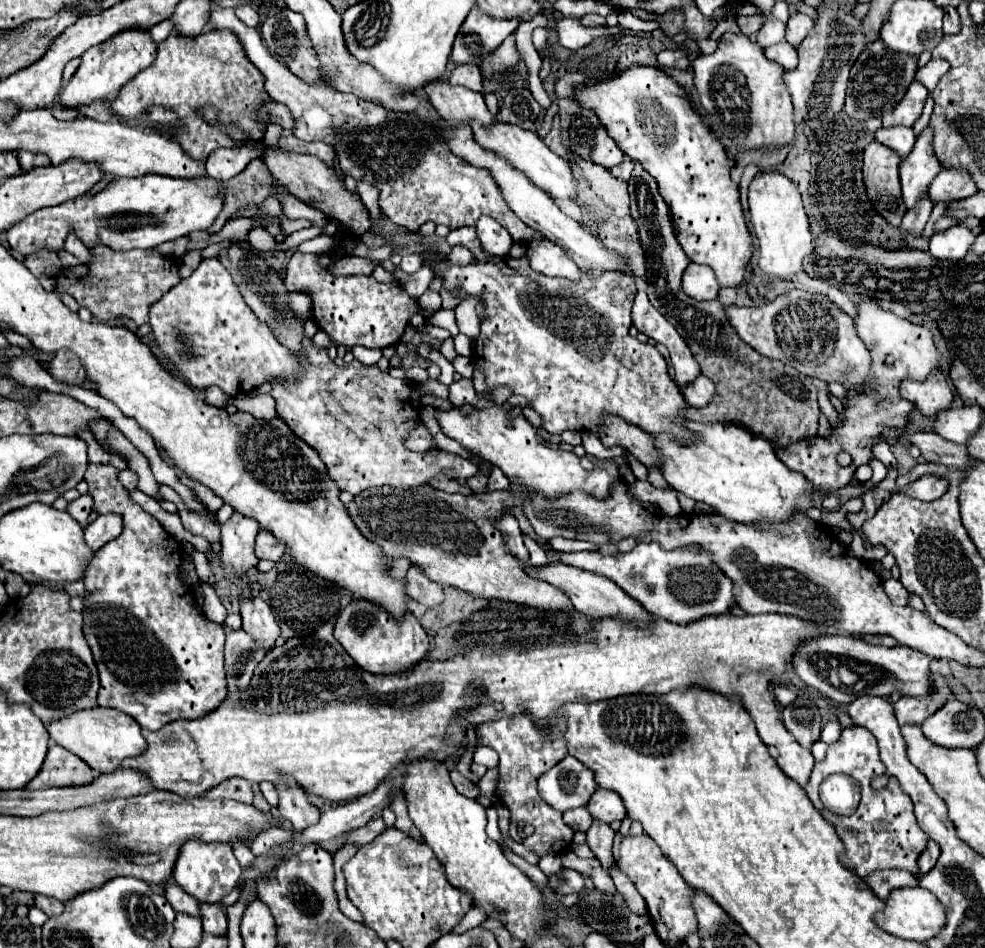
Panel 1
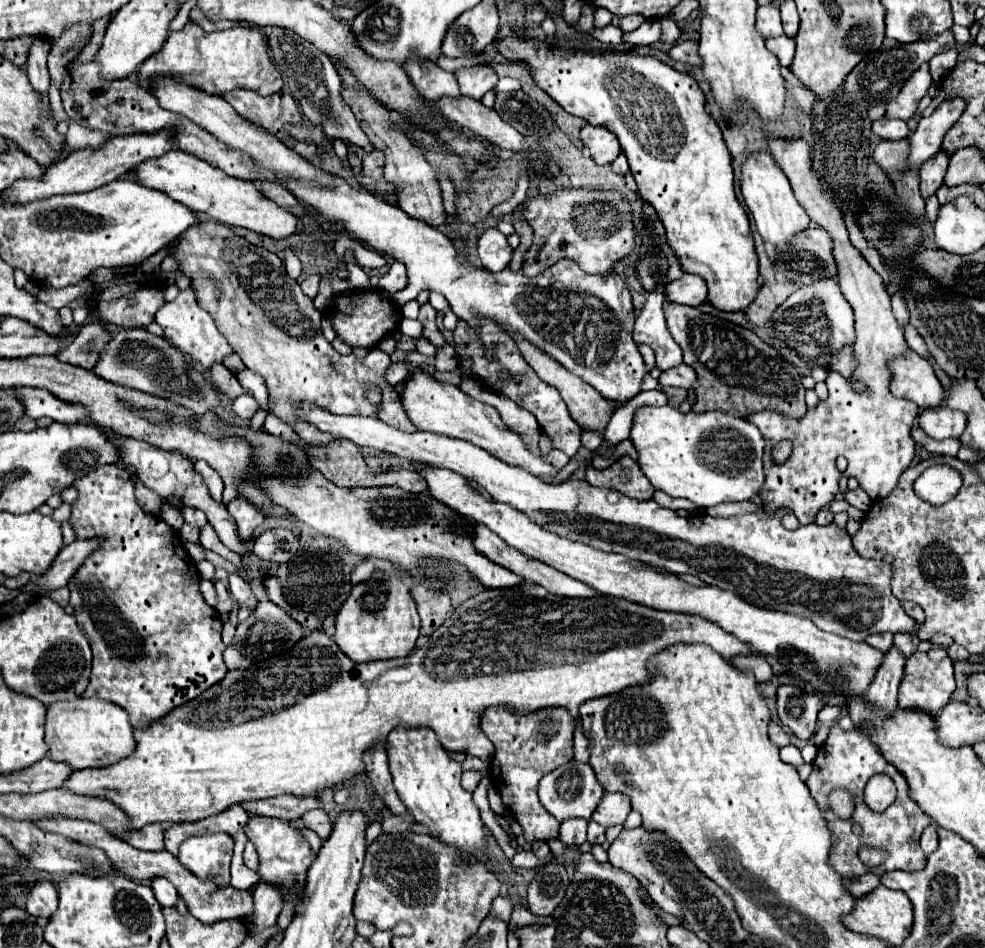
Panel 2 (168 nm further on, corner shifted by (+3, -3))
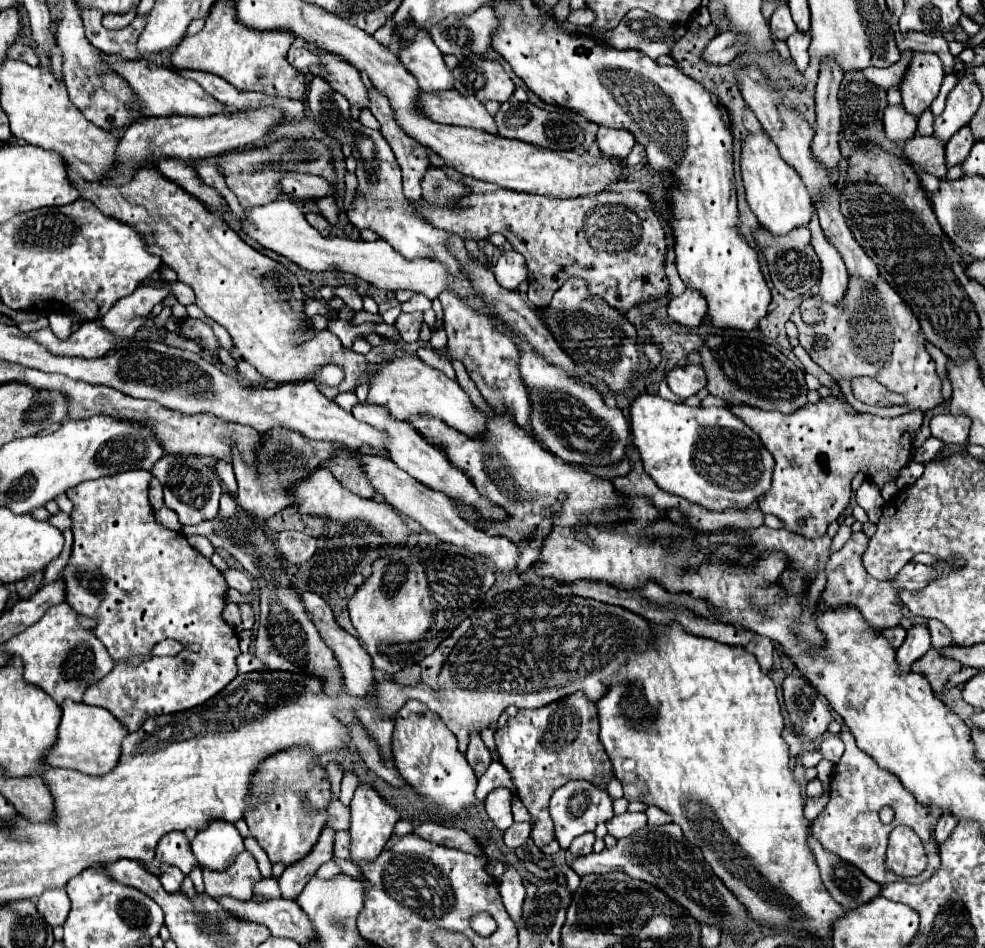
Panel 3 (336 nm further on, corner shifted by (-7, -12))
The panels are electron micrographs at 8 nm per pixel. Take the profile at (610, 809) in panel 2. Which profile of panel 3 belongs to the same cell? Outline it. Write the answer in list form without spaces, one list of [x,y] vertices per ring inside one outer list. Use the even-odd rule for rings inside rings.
[[[624,812],[608,820],[606,826],[608,826],[608,834],[612,834],[614,838],[626,838],[646,826],[646,814],[644,812]]]

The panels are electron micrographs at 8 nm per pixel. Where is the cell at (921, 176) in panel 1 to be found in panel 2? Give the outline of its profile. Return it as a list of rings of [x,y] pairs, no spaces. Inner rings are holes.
[[[952,97],[942,101],[930,115],[920,117],[918,129],[910,137],[910,165],[922,165],[926,159],[936,155],[942,147],[942,139],[946,131],[956,123],[956,119],[964,113],[966,101],[960,97]]]

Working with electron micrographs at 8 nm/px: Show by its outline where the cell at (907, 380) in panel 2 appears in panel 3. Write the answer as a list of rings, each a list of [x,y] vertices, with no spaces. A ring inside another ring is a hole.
[[[850,278],[848,286],[848,296],[846,296],[846,306],[830,306],[818,300],[818,296],[808,298],[790,318],[798,330],[800,330],[800,346],[806,348],[812,356],[812,360],[824,368],[832,378],[838,382],[840,390],[844,392],[848,403],[860,412],[878,415],[880,417],[894,418],[904,414],[906,408],[918,408],[922,412],[936,408],[938,404],[944,402],[942,398],[942,386],[940,378],[934,368],[934,360],[924,348],[924,336],[920,332],[920,324],[912,310],[900,300],[900,296],[892,290],[888,282],[880,278],[880,282],[870,288],[862,284],[860,280]],[[818,308],[822,310],[824,322],[818,324],[806,324],[802,320],[802,312]],[[820,334],[824,336],[824,348],[816,344],[814,336]],[[858,376],[870,376],[884,384],[890,392],[902,394],[906,398],[908,406],[880,407],[862,403],[850,392],[850,382],[852,378]]]

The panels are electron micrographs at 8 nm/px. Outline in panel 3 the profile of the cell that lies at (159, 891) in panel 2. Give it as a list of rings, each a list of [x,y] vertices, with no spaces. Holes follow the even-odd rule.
[[[162,864],[160,882],[162,882],[162,886],[164,886],[166,892],[178,892],[182,880],[184,880],[184,874],[182,874],[178,868],[168,866],[168,864]]]

